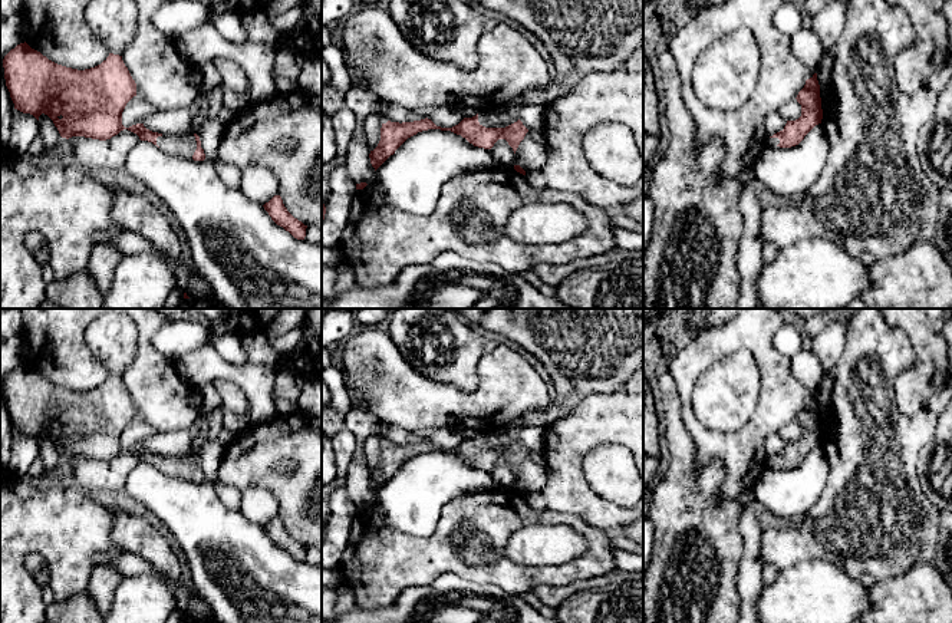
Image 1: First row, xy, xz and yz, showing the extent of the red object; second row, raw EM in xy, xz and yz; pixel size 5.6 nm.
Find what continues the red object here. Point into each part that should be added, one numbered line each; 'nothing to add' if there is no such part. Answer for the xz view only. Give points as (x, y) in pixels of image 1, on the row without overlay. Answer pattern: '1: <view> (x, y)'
1: xz (586, 350)

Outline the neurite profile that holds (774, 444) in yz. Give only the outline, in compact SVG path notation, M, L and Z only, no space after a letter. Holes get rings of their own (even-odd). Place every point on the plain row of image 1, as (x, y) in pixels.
M777 432L770 434L764 442L764 449L765 449L767 458L770 459L774 455L783 452L785 445L787 445L787 442Z

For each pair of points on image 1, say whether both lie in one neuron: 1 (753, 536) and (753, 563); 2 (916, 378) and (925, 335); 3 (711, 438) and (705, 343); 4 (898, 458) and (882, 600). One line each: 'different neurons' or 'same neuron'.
1: same neuron
2: same neuron
3: same neuron
4: different neurons

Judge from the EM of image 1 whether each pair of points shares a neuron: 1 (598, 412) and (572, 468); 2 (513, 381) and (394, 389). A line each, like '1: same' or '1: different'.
1: same
2: same

